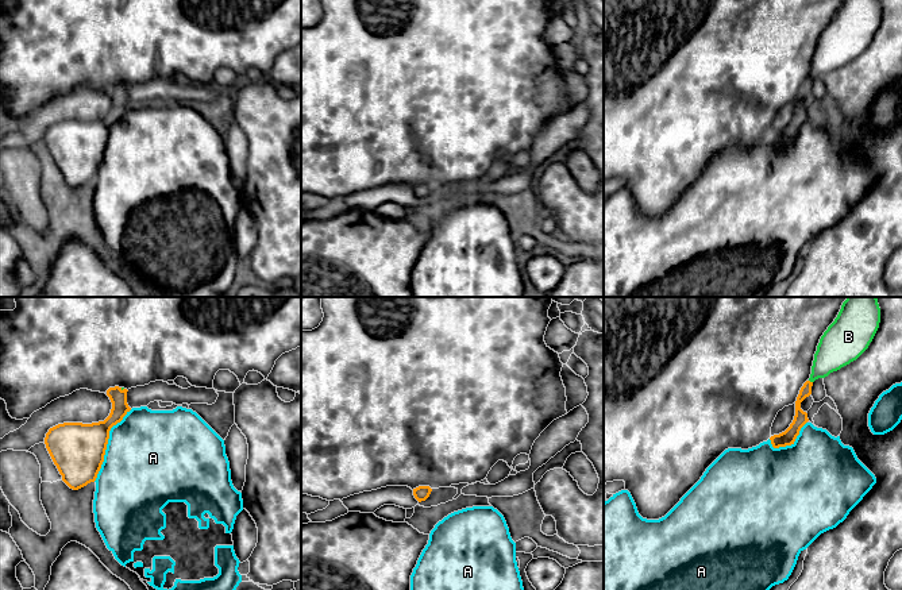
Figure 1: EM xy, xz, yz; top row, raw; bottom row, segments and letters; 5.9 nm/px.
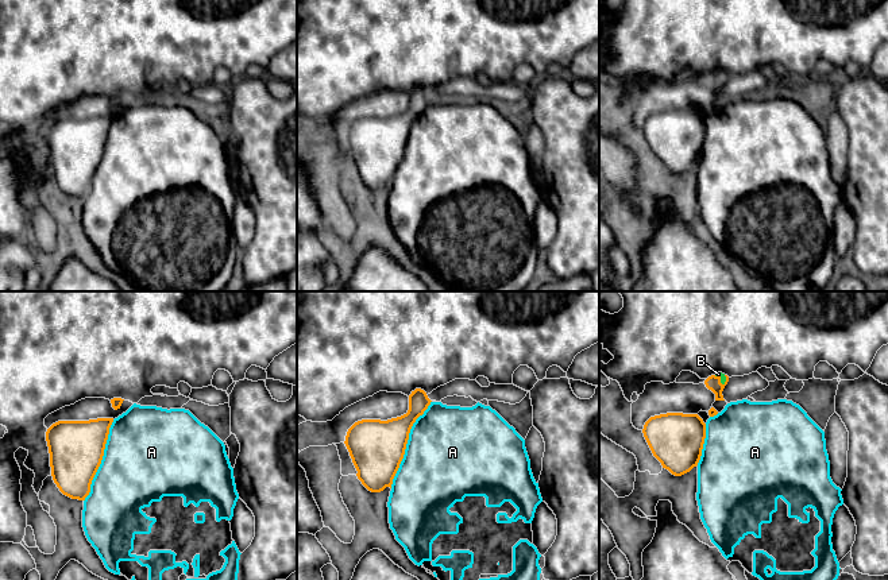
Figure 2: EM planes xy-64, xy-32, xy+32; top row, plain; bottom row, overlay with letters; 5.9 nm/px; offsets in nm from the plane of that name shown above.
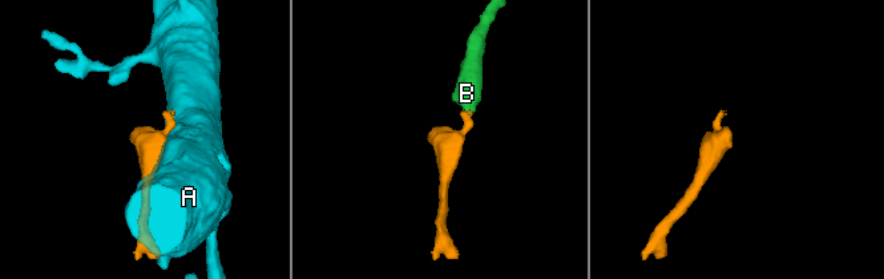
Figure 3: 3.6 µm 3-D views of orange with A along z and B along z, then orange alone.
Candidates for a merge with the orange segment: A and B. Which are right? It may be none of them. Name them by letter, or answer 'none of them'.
B

